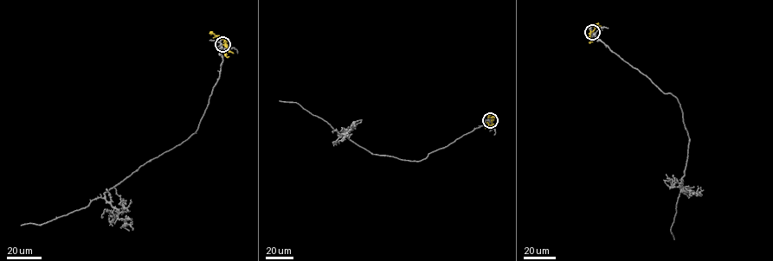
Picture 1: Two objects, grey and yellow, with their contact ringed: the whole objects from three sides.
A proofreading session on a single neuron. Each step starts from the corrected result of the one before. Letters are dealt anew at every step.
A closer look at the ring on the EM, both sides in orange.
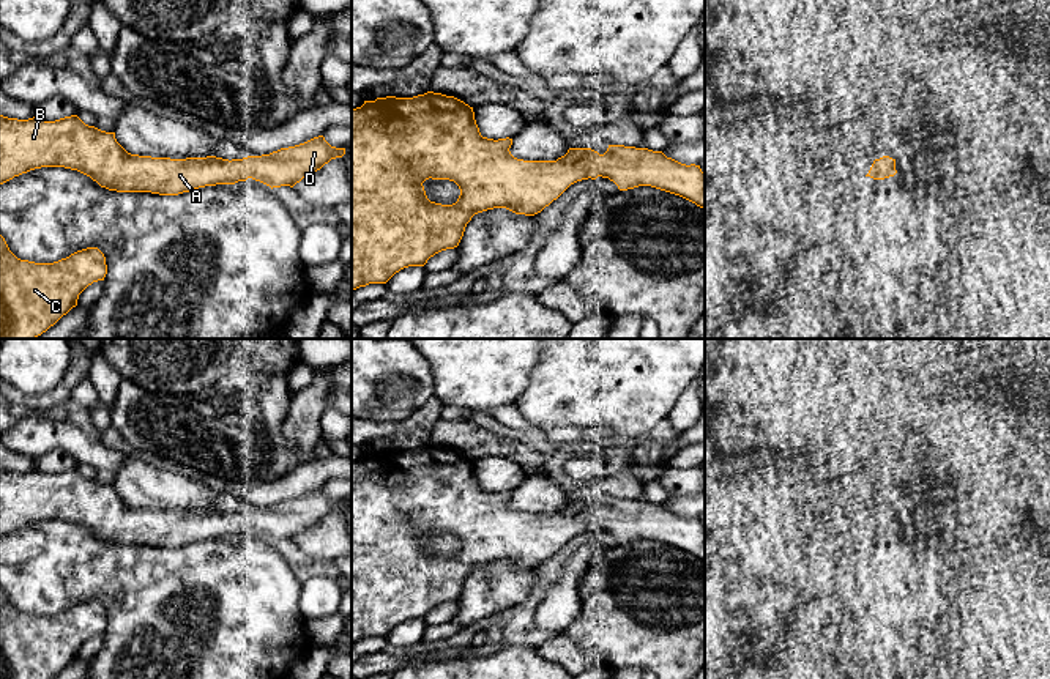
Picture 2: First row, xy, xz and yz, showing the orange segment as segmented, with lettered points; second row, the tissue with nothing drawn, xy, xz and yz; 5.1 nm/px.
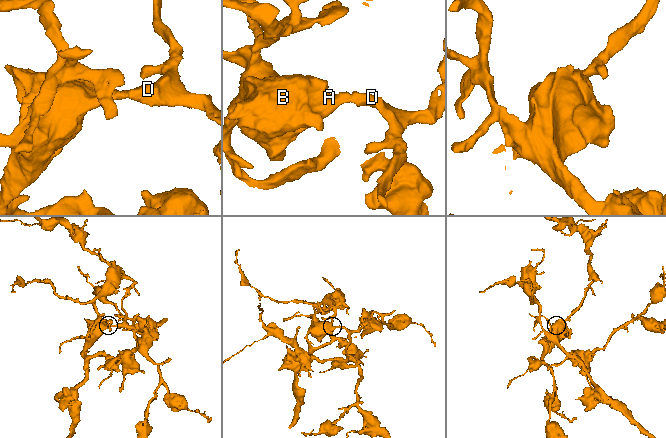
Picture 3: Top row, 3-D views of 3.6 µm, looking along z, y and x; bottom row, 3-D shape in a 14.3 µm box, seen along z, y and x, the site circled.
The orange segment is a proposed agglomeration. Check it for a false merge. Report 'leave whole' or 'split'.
leave whole

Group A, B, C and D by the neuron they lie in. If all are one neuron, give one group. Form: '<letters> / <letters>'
A B C D

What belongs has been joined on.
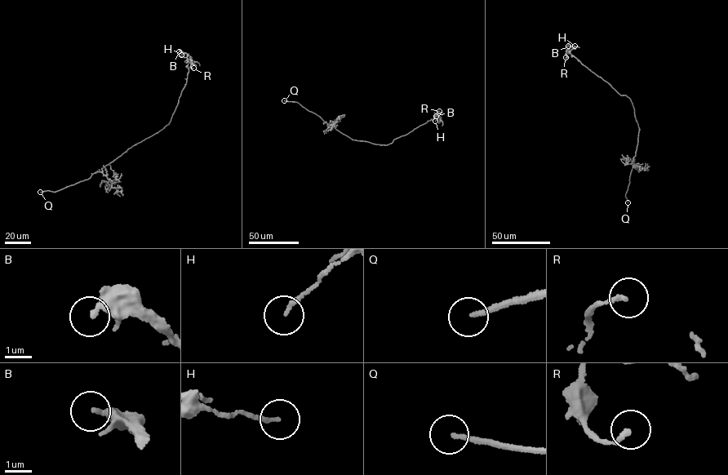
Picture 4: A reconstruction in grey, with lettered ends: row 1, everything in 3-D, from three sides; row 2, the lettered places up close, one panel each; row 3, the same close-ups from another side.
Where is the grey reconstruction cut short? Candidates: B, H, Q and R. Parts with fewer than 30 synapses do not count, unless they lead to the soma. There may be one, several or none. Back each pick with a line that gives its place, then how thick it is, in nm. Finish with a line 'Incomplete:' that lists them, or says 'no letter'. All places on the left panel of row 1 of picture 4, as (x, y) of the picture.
Q: Place: (40, 192). Thickness 180 nm
Incomplete: Q

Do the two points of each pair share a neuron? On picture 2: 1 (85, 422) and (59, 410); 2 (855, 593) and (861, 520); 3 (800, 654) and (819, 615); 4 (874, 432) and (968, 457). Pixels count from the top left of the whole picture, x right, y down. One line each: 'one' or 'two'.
1: one
2: two
3: one
4: one

